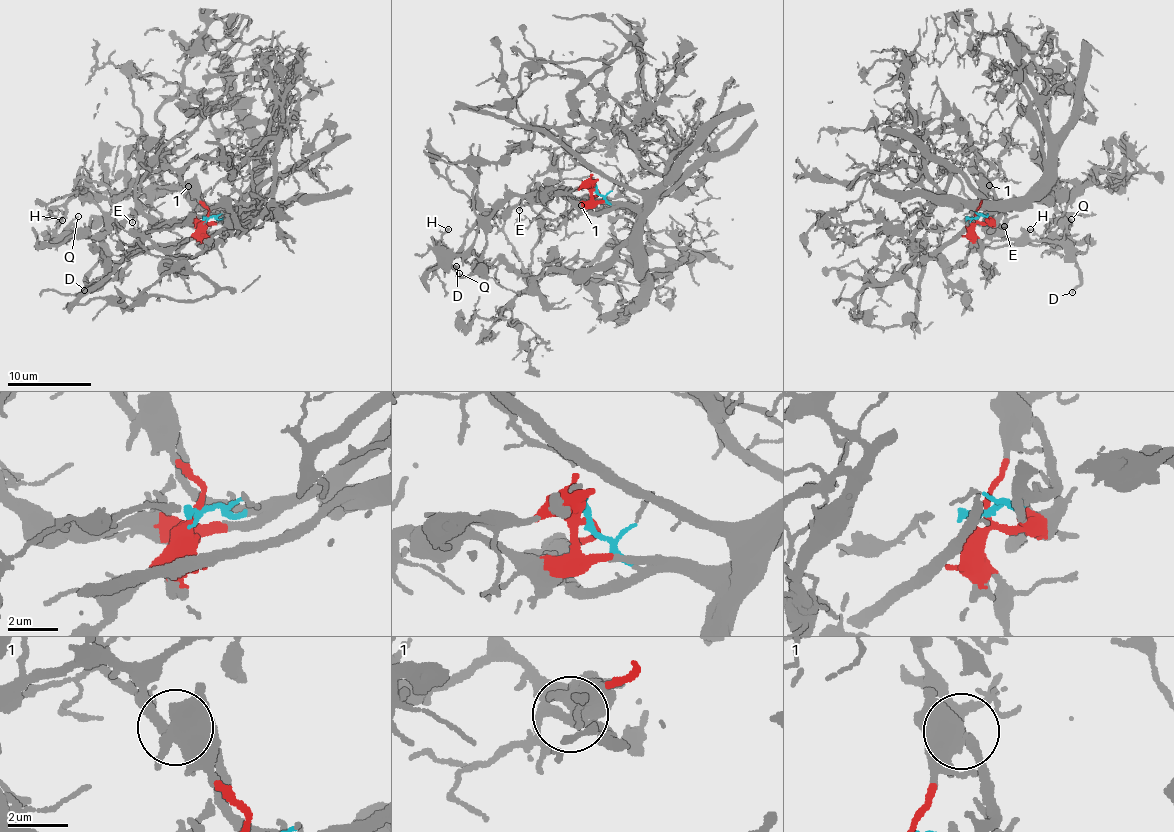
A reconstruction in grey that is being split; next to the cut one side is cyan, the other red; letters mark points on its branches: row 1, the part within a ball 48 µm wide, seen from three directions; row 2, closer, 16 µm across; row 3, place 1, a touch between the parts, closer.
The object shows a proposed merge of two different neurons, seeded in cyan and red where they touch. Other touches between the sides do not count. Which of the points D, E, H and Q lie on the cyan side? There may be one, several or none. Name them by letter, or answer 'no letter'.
H

